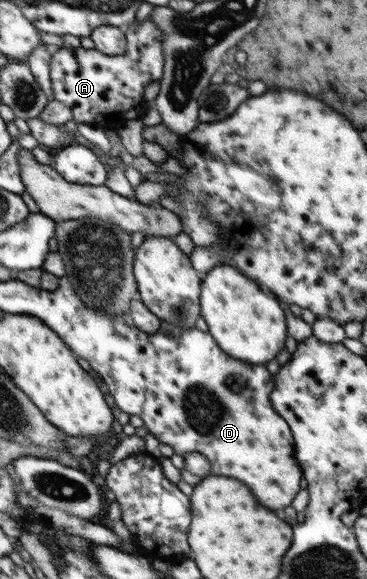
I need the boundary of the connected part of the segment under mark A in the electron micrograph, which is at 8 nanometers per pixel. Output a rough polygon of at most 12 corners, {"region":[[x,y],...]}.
{"region":[[124,27],[124,54],[56,49],[54,99],[76,123],[141,120],[163,76],[163,34]]}

